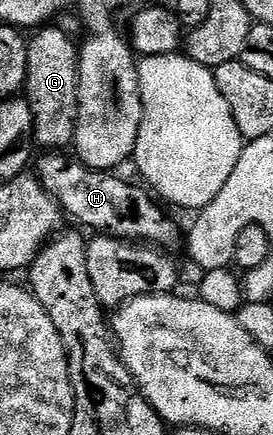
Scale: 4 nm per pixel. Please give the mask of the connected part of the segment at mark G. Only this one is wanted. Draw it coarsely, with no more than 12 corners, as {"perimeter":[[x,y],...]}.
{"perimeter":[[62,29],[29,39],[35,143],[64,150],[80,113],[80,50]]}

